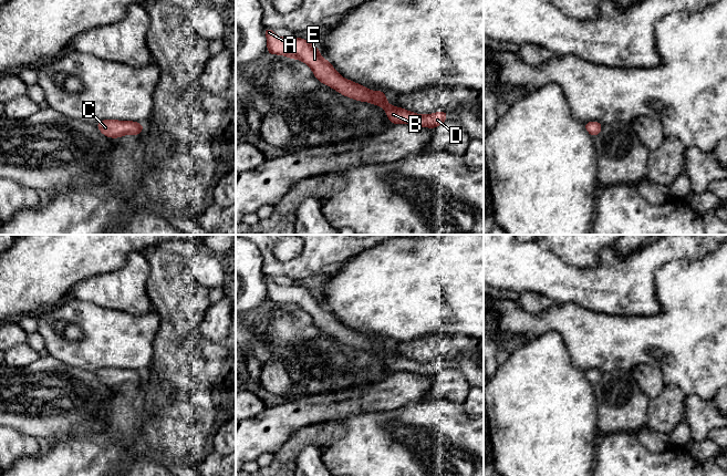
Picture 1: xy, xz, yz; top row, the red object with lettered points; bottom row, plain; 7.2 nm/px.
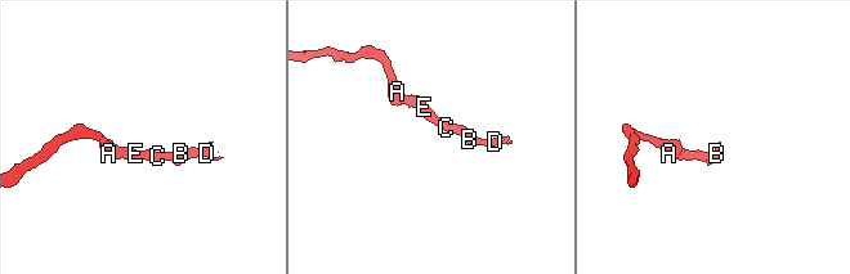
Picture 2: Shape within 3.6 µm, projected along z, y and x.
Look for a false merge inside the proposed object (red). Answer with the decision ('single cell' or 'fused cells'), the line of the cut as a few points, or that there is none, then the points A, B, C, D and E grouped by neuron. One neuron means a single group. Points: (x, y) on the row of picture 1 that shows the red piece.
single cell; cut none; groups A B C D E

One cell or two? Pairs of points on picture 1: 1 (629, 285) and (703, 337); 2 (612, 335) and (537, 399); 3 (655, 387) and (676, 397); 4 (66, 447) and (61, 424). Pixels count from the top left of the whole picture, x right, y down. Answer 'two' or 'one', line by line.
1: two
2: two
3: two
4: two

